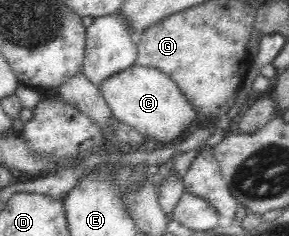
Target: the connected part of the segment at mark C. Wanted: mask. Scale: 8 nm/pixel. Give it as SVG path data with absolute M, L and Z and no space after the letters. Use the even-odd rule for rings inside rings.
M134 63L108 76L98 87L114 118L165 147L170 147L174 139L186 136L186 127L196 119L195 108L178 90L176 82L154 67Z

